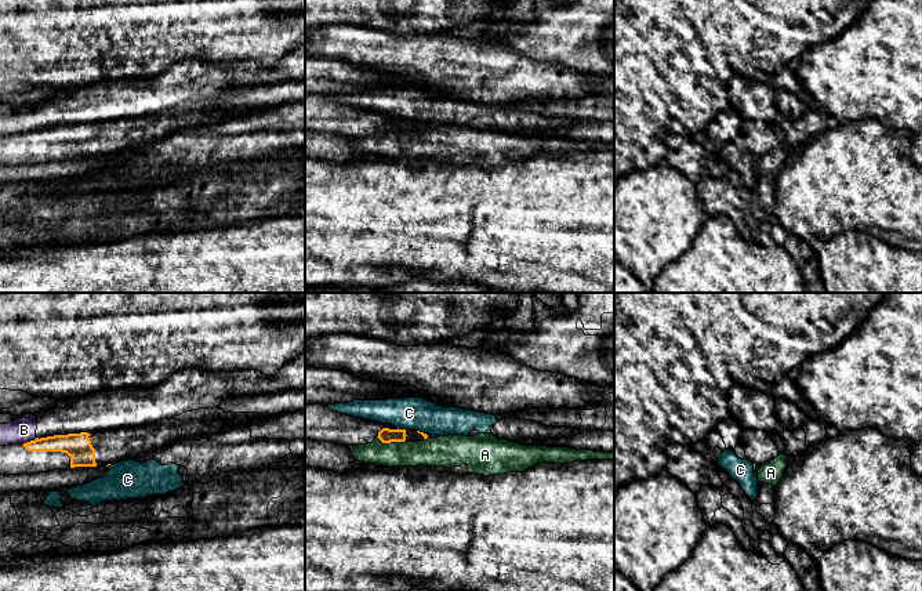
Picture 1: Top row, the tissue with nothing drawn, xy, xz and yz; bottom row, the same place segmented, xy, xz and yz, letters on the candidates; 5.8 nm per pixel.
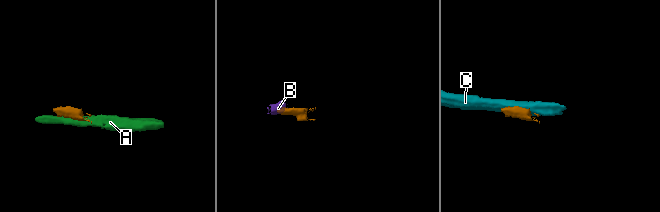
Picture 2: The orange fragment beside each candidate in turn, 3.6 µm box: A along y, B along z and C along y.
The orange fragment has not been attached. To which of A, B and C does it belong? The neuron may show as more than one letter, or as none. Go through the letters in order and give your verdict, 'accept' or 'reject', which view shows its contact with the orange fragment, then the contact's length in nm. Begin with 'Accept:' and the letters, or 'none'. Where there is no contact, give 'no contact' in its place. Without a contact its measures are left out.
Accept: none
A: reject; meets orange in xz; contact 170 nm long
B: reject; meets orange in xy; contact 100 nm long
C: reject; meets orange in xz; contact 50 nm long

